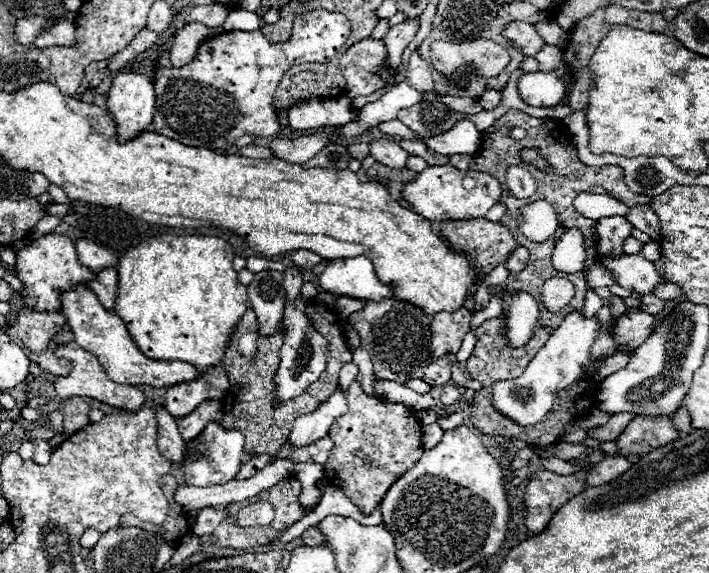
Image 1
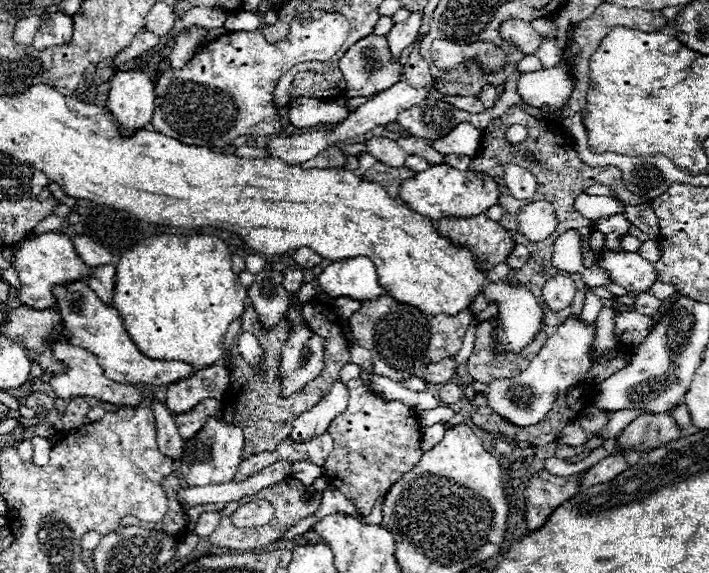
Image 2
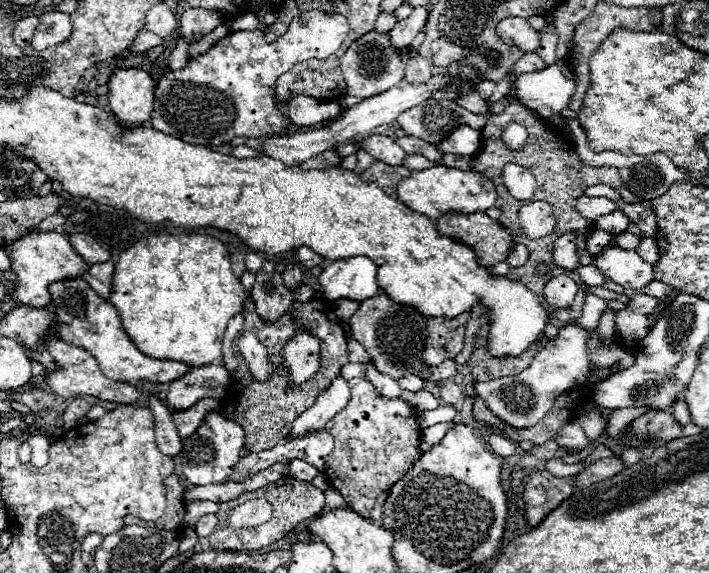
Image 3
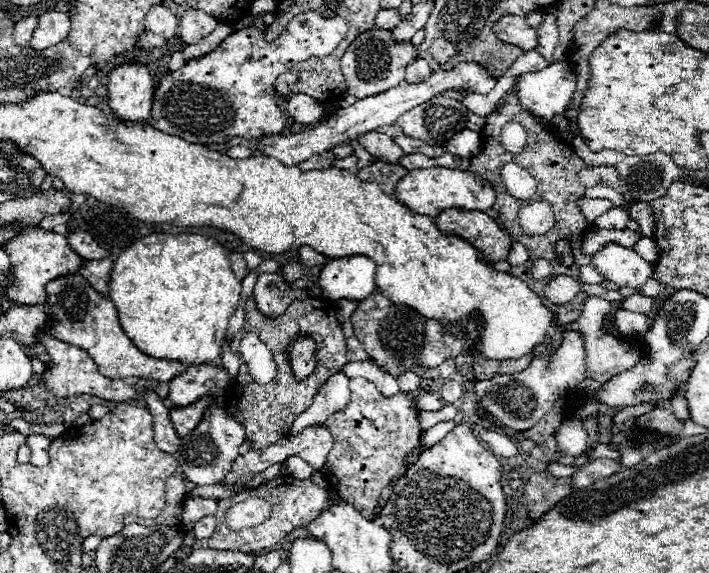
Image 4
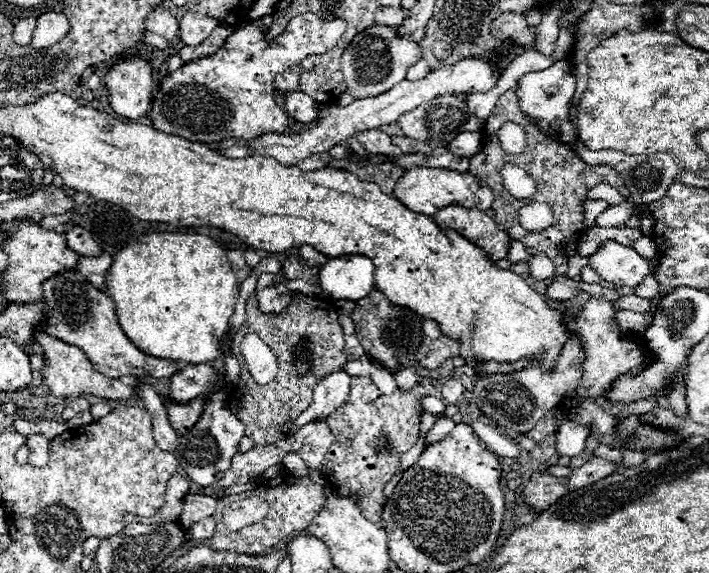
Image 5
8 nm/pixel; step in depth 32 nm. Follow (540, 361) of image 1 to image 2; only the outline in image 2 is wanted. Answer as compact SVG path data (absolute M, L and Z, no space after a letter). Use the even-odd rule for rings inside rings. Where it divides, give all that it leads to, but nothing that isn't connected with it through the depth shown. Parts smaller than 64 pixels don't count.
M568 318L562 326L558 326L556 334L546 340L542 350L532 358L530 366L522 374L516 378L500 378L490 384L474 382L472 386L476 392L482 392L490 408L494 408L494 412L498 412L504 420L510 420L510 424L534 426L548 414L562 390L586 380L586 374L592 366L588 350L594 340L594 330L594 326L582 324L578 318Z

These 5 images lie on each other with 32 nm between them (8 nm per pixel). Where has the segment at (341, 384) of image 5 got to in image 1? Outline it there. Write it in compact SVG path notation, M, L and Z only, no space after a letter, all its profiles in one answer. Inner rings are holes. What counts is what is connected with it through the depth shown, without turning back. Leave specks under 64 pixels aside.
M340 384L336 386L336 390L332 392L332 396L322 402L316 410L302 414L294 420L292 424L292 432L288 436L292 446L304 446L310 444L314 440L318 440L320 436L328 434L328 428L332 426L332 422L342 416L342 412L348 410L348 402L346 402L346 394L342 392Z

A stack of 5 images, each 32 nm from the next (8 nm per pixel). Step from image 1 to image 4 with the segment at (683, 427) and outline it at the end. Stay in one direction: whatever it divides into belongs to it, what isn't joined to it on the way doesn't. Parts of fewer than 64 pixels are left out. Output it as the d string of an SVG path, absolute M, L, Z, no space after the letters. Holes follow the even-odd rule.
M678 390L678 392L674 392L674 396L670 398L670 406L668 406L672 412L674 412L674 416L678 416L678 420L688 420L688 404L686 404L686 400L684 400L684 396L682 396L682 390Z

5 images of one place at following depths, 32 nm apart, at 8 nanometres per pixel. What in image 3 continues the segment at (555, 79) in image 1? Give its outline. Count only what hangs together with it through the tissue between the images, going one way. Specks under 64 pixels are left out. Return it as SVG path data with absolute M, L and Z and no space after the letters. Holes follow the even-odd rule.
M564 60L516 78L516 94L522 106L534 110L543 121L560 115L576 90L574 74Z

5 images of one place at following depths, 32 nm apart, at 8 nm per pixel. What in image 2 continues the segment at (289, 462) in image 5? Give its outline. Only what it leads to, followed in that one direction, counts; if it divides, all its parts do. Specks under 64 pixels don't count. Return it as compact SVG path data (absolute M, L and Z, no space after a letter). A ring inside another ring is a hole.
M292 462L292 476L298 478L306 488L312 488L312 482L322 476L322 468L318 468L316 464L310 462Z

